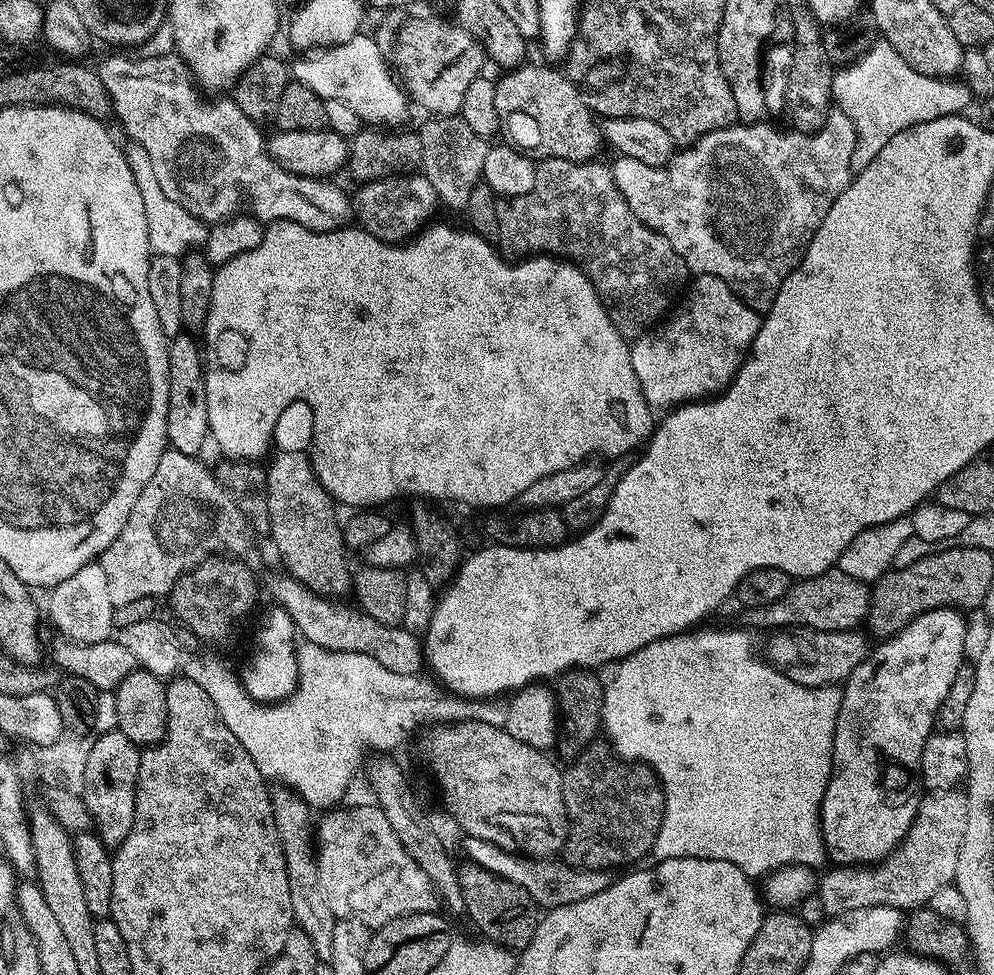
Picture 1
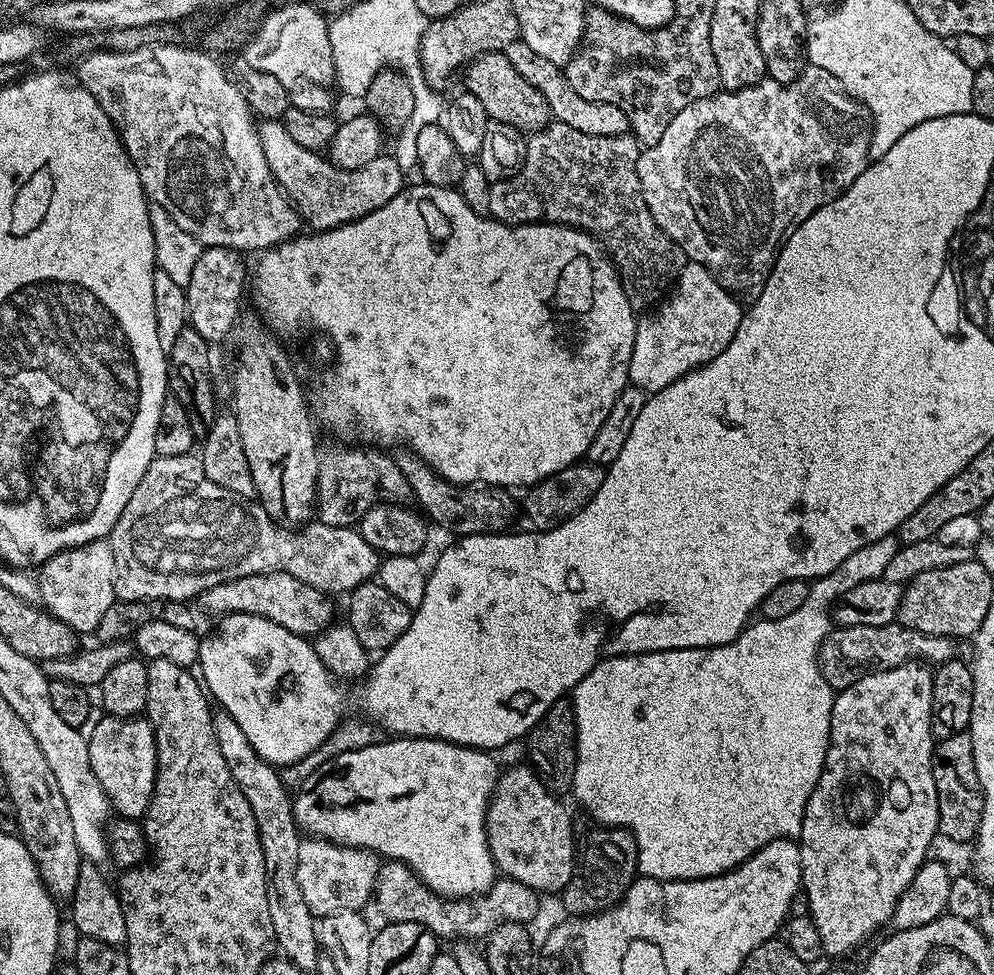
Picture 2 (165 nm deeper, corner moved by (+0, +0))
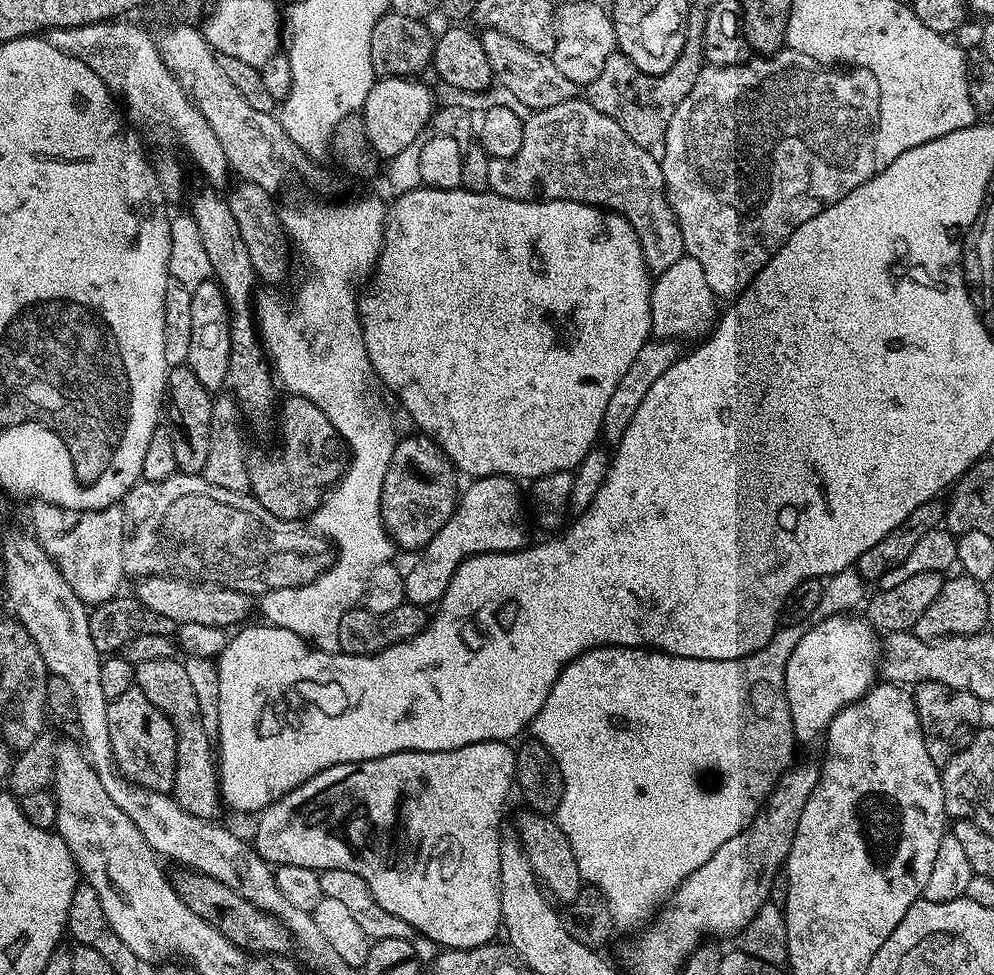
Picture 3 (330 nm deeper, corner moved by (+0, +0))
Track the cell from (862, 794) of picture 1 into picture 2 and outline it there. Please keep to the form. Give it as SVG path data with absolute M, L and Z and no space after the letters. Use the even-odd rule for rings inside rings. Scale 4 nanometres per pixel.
M913 662L894 666L890 670L882 670L870 674L866 678L858 678L854 686L839 689L835 693L830 714L830 734L826 762L822 774L818 778L818 786L814 786L814 794L810 794L810 802L806 802L806 810L802 818L802 830L798 837L802 854L802 891L809 898L808 915L820 935L820 951L825 957L842 956L862 943L868 935L872 936L882 925L892 919L896 903L902 898L906 886L914 882L914 874L929 859L928 847L932 839L938 836L938 794L934 790L934 774L932 773L932 757L934 755L934 737L932 734L932 674L933 669L923 662Z

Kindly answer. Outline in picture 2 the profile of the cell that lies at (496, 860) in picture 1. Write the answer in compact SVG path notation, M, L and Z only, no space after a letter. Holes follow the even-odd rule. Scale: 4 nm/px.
M397 860L381 863L376 876L374 904L387 921L418 922L426 926L437 939L454 938L453 940L480 940L504 923L524 924L532 920L539 910L537 893L517 880L502 876L494 880L491 887L481 897L461 897L457 901L443 900L429 890L413 874L412 869Z

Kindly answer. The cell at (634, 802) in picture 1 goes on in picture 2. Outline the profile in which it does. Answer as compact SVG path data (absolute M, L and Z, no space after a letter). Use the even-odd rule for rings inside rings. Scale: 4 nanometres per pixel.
M592 826L592 829L578 840L576 868L562 893L565 913L595 914L612 907L620 901L620 897L637 876L636 839L632 833L627 828Z

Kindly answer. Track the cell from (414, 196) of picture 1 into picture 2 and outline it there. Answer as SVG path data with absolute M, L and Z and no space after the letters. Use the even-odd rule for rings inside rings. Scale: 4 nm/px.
M260 120L258 131L262 154L266 154L266 162L274 178L300 215L301 221L307 227L309 224L309 229L323 230L349 224L352 220L386 206L390 198L394 198L406 187L399 162L389 154L374 158L374 162L366 166L358 166L358 170L342 170L334 166L327 155L306 150L306 146L298 146L298 142L286 134L280 120Z

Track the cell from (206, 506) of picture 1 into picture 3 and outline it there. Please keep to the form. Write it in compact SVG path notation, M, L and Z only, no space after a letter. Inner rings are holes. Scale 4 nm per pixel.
M177 472L162 482L144 480L130 489L122 501L122 507L126 525L122 566L128 578L171 574L239 592L263 594L314 582L314 578L324 573L334 559L333 545L309 525L308 529L307 523L278 518L248 492L222 490L206 482L202 474L191 476Z

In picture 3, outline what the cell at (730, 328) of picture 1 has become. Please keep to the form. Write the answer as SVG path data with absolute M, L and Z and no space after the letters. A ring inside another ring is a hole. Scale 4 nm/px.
M685 254L670 266L670 270L659 273L652 286L650 312L652 314L652 336L662 340L699 341L711 333L718 320L718 297L710 290L706 274L699 262Z

